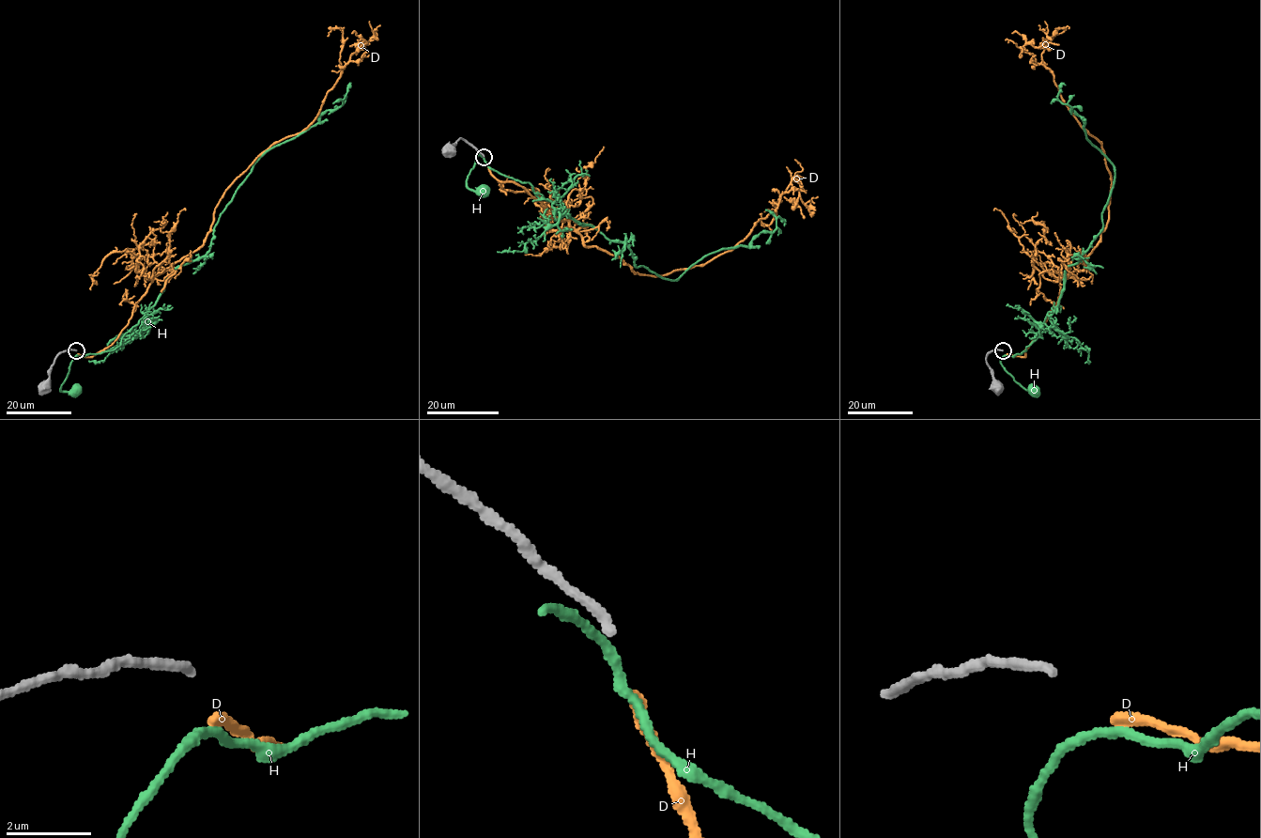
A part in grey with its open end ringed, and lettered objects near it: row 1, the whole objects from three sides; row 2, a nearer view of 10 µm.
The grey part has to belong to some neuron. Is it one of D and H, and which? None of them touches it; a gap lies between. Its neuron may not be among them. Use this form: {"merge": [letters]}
{"merge": ["D"]}

